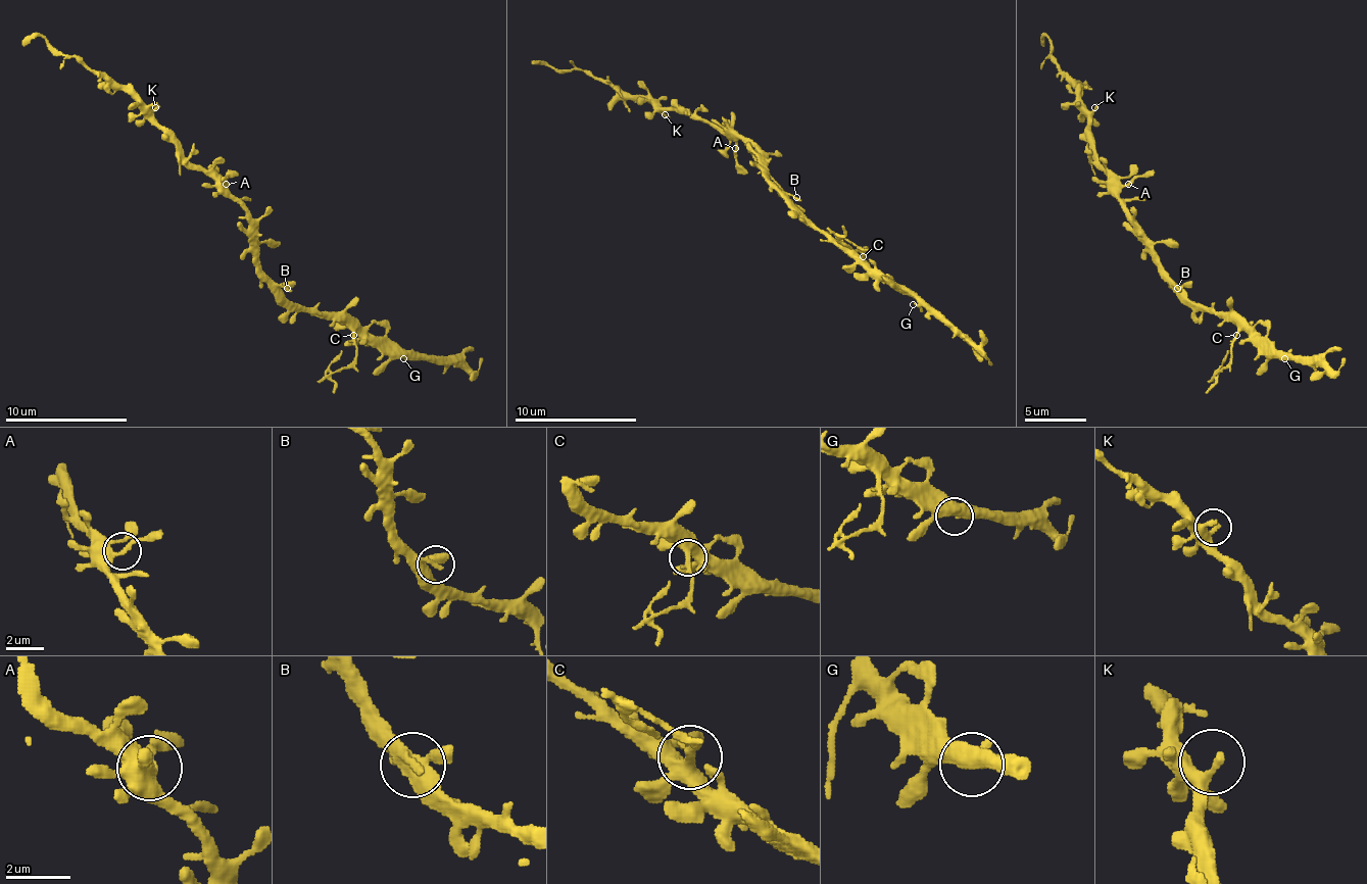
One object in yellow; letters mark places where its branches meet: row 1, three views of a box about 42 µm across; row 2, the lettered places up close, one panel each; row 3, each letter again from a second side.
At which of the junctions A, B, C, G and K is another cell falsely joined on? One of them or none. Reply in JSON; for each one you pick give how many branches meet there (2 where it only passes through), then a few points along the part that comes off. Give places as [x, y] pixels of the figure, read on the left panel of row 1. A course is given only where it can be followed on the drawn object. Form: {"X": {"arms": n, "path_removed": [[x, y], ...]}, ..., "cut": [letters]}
{"C": {"arms": 2, "path_removed": [[354, 334], [357, 355], [333, 371], [330, 364], [342, 349]]}, "cut": ["C"]}

